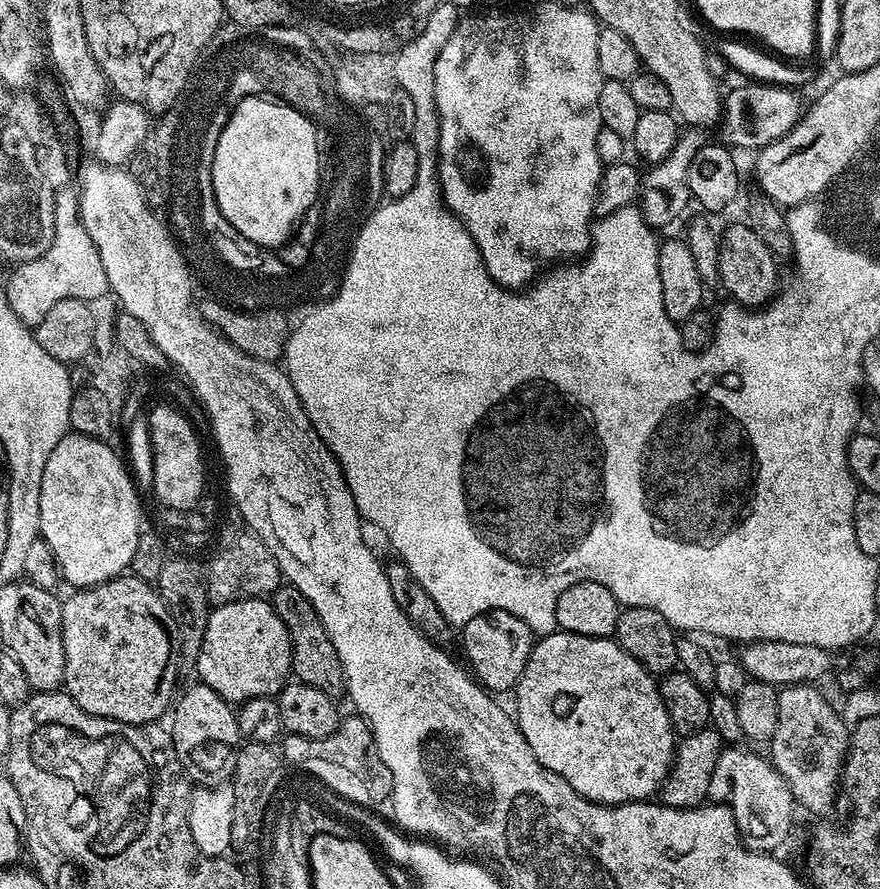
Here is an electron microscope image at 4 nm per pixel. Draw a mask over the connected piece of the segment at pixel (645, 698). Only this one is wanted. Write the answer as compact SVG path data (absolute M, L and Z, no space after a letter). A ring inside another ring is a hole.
M553 630L549 636L539 637L533 643L532 653L526 662L520 681L516 683L515 696L516 712L514 708L514 719L520 728L520 733L526 738L530 750L534 750L534 758L538 758L538 762L542 762L542 766L546 766L566 782L570 782L570 786L574 786L578 795L586 797L587 800L592 800L595 804L611 806L644 802L659 793L660 785L663 784L672 768L672 758L676 755L678 733L670 722L670 714L666 714L666 706L660 697L659 683L654 679L652 673L647 672L637 660L630 658L630 654L626 654L626 650L622 650L622 646L616 643L615 639L583 636L582 634L559 630Z

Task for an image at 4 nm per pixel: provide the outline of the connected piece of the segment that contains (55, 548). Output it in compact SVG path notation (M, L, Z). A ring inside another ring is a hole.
M69 434L54 446L46 474L42 474L42 518L40 535L50 546L60 569L61 577L69 580L73 589L92 588L115 576L125 575L131 569L134 550L138 550L140 525L140 497L133 474L125 461L116 457L110 443L94 437Z

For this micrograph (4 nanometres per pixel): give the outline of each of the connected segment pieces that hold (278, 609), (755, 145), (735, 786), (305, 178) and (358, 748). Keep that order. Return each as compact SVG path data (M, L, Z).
M281 583L270 597L272 608L282 618L282 626L286 626L288 637L292 643L292 676L306 686L314 686L314 690L322 690L322 694L330 694L334 698L345 695L344 671L338 658L338 650L334 650L334 642L330 642L330 634L326 634L326 626L322 626L322 618L318 618L318 610L292 584Z
M748 82L740 89L731 89L722 100L722 123L719 128L724 135L723 143L737 148L759 150L785 136L802 115L800 100L792 92L791 87L783 84L759 82Z
M728 746L721 751L714 778L710 778L709 797L724 804L736 816L742 843L754 852L775 853L792 832L792 791L786 786L782 774L772 765L771 759L747 752L744 746Z
M260 94L245 95L242 101L233 109L232 116L225 123L221 137L218 138L217 149L214 150L212 164L213 194L216 196L217 206L219 206L225 221L234 228L241 241L258 248L279 250L293 239L294 233L292 233L292 231L297 231L298 225L301 223L308 208L311 207L321 195L321 190L317 187L319 180L316 176L316 144L314 144L310 138L310 130L307 129L306 124L303 124L299 111L287 102L281 102L279 99L266 98L268 100L263 100L264 98L265 97Z
M359 714L345 715L340 721L340 725L326 738L311 740L291 734L283 737L282 751L285 761L292 764L305 777L312 777L320 780L330 790L344 796L357 805L372 810L375 804L380 804L389 799L394 786L394 778L382 762L382 758L376 749L376 743L372 737L372 727L367 720Z

